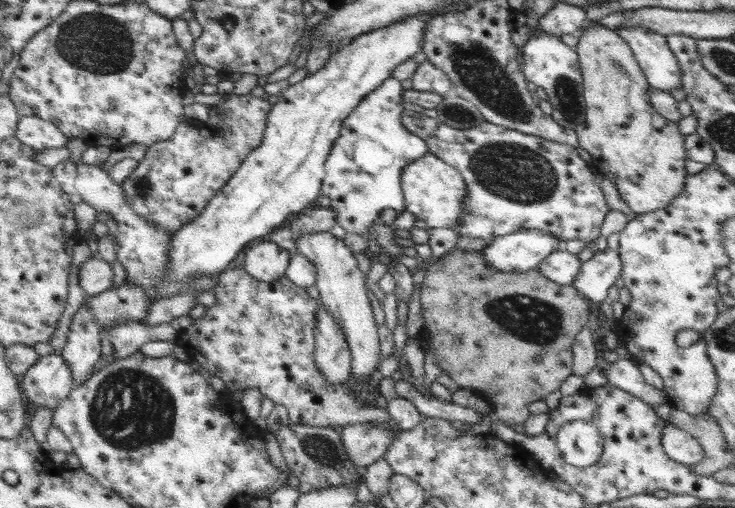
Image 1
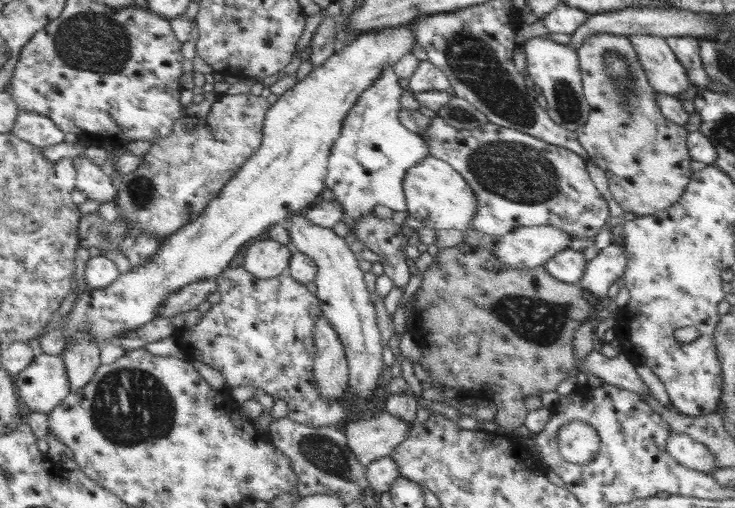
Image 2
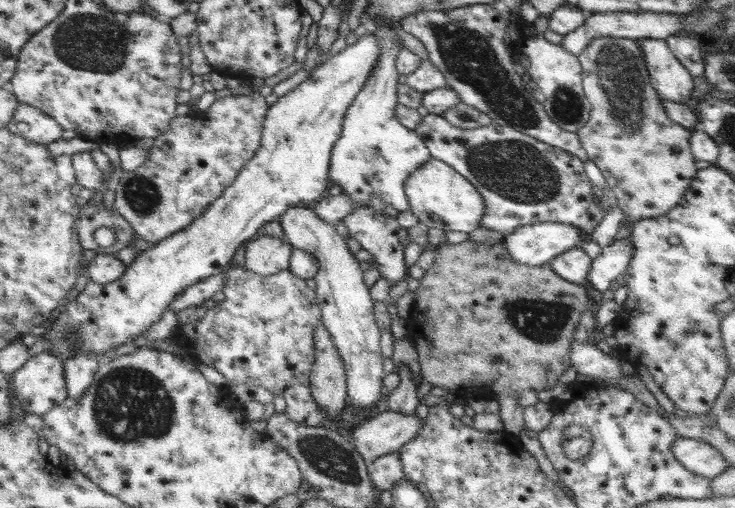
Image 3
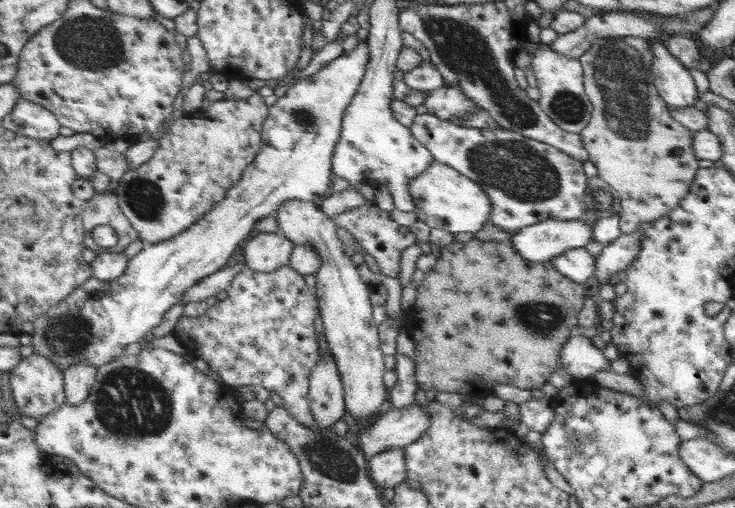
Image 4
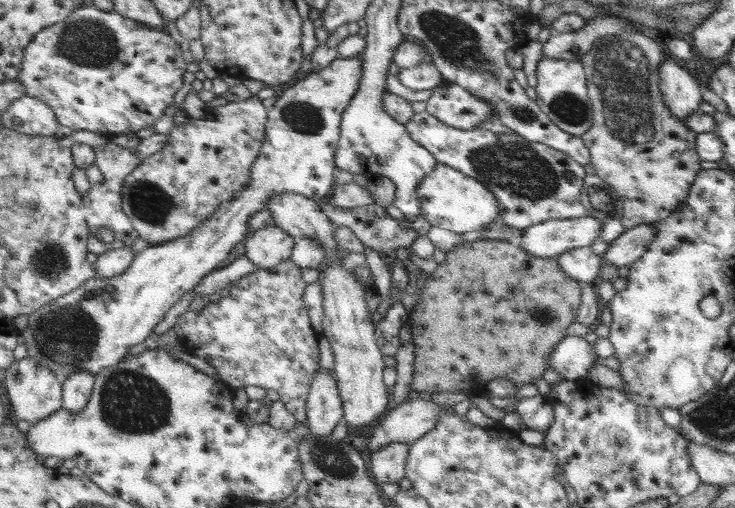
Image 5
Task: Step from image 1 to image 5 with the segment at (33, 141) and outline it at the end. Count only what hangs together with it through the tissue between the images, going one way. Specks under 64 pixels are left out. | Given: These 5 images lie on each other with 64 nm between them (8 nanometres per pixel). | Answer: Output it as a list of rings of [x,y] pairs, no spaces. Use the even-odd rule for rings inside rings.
[[[35,96],[17,98],[9,110],[3,112],[5,128],[23,132],[27,136],[55,136],[61,130],[61,122],[53,108]]]

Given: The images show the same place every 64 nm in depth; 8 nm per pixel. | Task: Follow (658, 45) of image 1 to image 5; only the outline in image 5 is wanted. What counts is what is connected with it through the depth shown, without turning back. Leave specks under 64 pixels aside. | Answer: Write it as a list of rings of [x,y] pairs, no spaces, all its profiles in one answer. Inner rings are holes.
[[[667,56],[667,60],[659,66],[659,92],[663,104],[671,110],[677,122],[683,124],[687,118],[691,118],[691,114],[699,112],[699,106],[703,102],[699,80],[691,78],[671,56]]]

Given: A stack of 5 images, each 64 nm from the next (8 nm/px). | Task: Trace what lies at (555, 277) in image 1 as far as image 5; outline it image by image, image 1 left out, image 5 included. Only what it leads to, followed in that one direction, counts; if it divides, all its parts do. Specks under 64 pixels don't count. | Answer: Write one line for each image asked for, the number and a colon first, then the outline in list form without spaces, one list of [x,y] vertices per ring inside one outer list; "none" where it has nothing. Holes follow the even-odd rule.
2: [[[567,248],[567,250],[555,254],[553,258],[549,258],[543,266],[557,280],[567,282],[567,284],[577,284],[583,278],[587,262],[589,260],[585,260],[583,252],[575,252],[571,248]]]
3: [[[577,246],[577,248],[571,248],[571,250],[555,256],[549,264],[551,264],[551,270],[557,276],[561,276],[563,280],[583,286],[587,282],[587,276],[589,276],[589,270],[591,270],[591,262],[593,260]]]
4: [[[573,248],[557,258],[551,260],[551,264],[569,280],[577,284],[585,284],[591,276],[595,276],[595,256],[591,256],[585,248]]]
5: [[[575,248],[567,254],[559,254],[557,262],[565,274],[569,274],[579,284],[591,284],[591,280],[599,272],[601,256],[593,254],[591,248]]]

